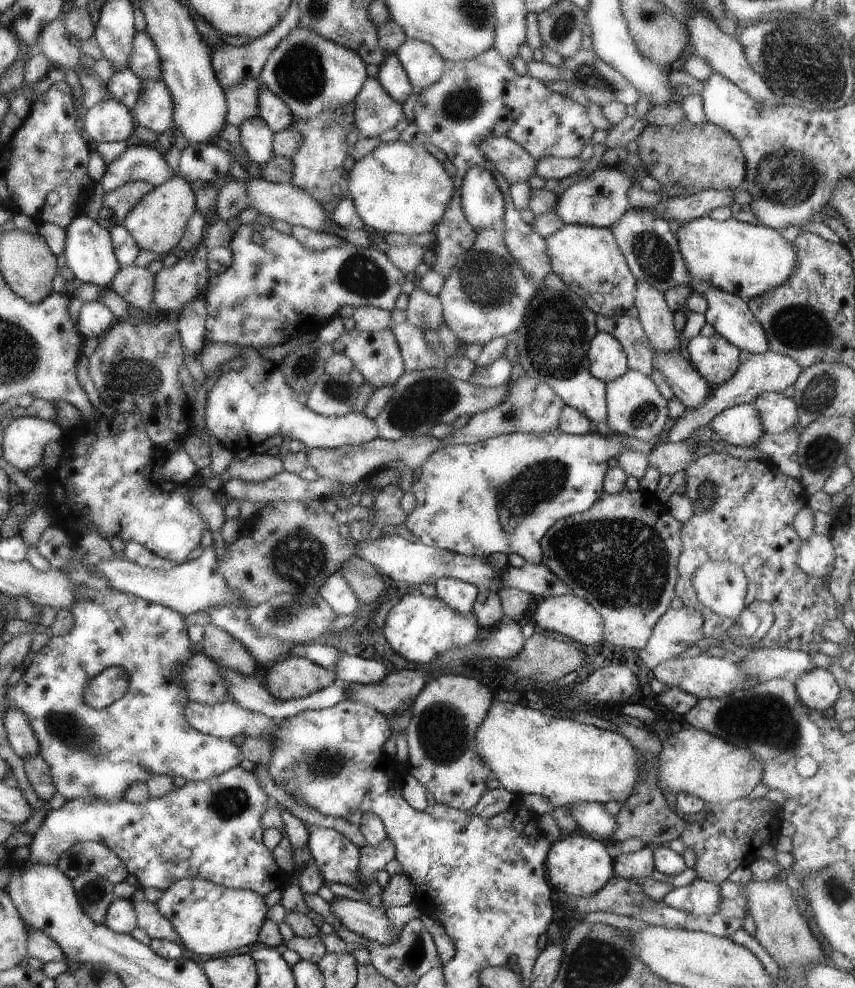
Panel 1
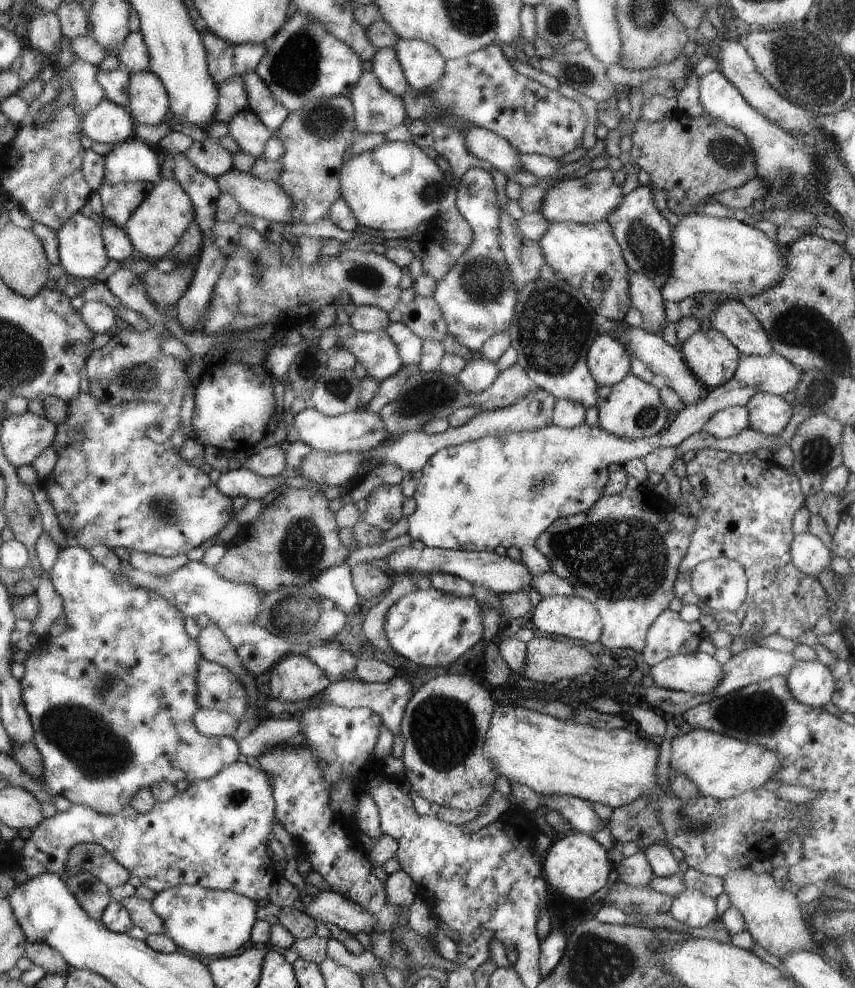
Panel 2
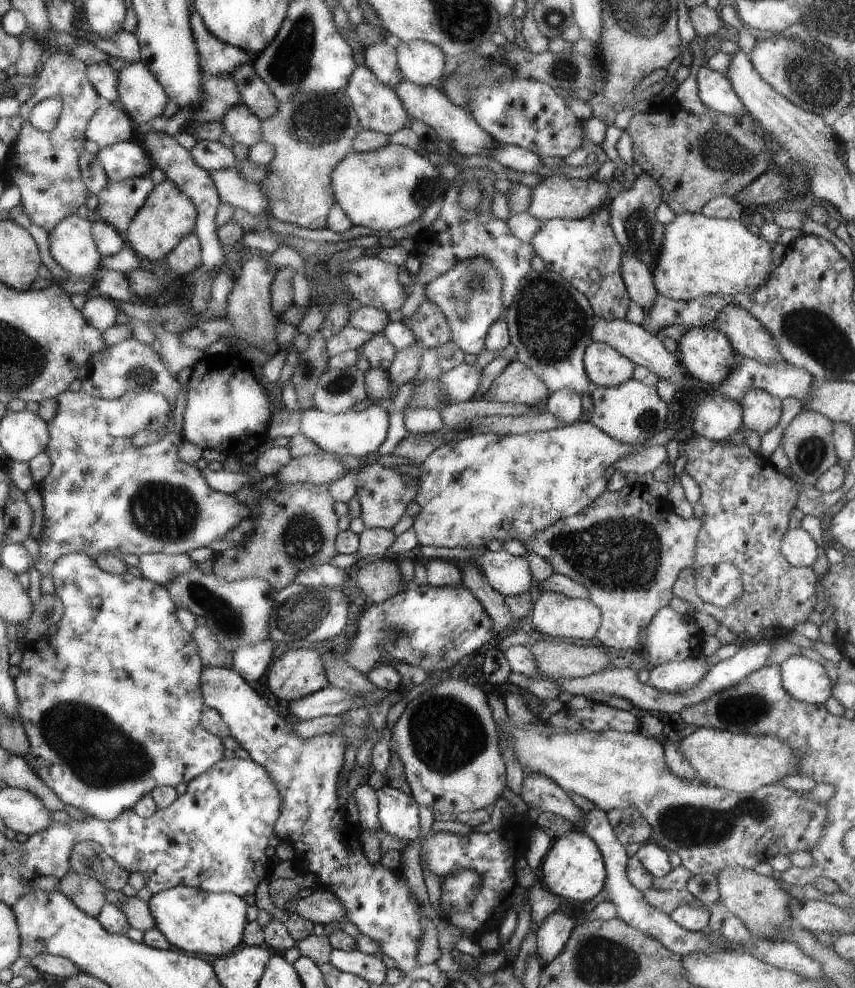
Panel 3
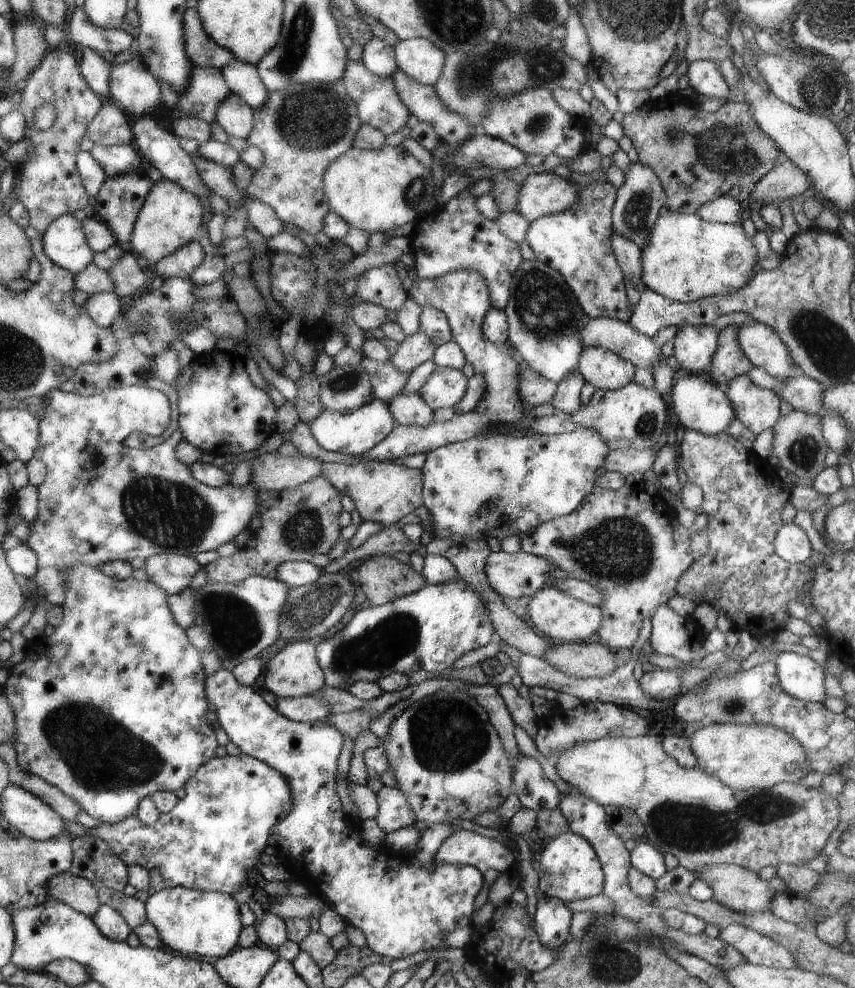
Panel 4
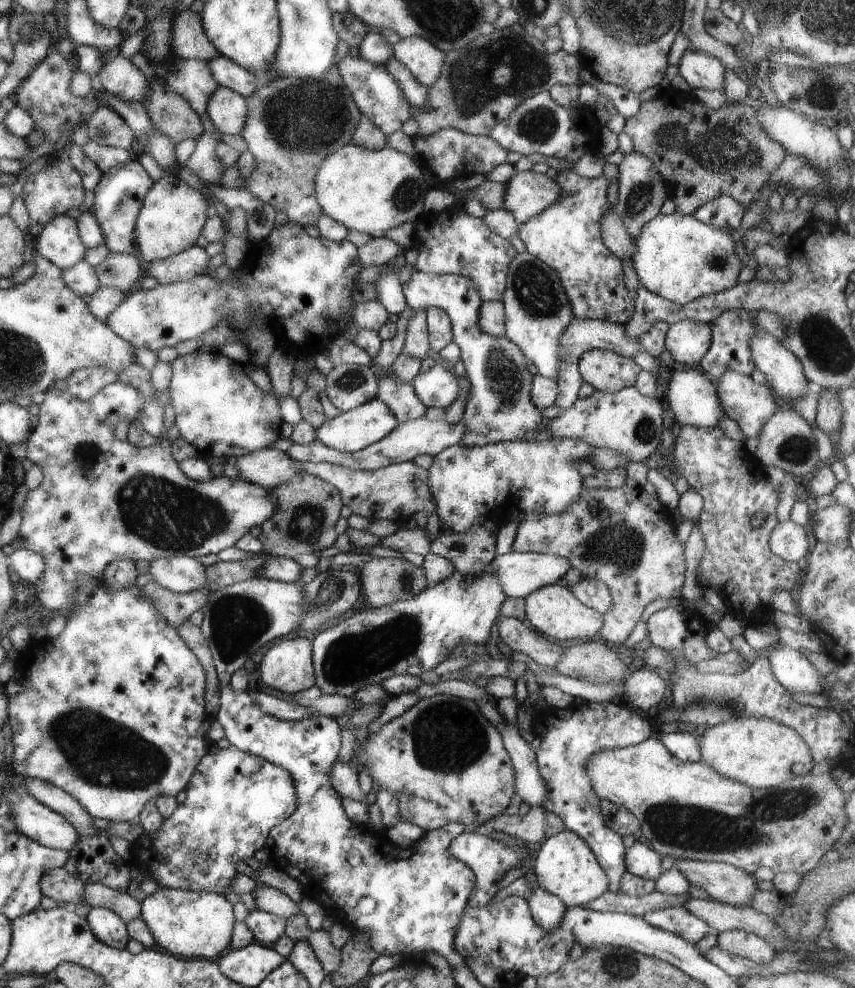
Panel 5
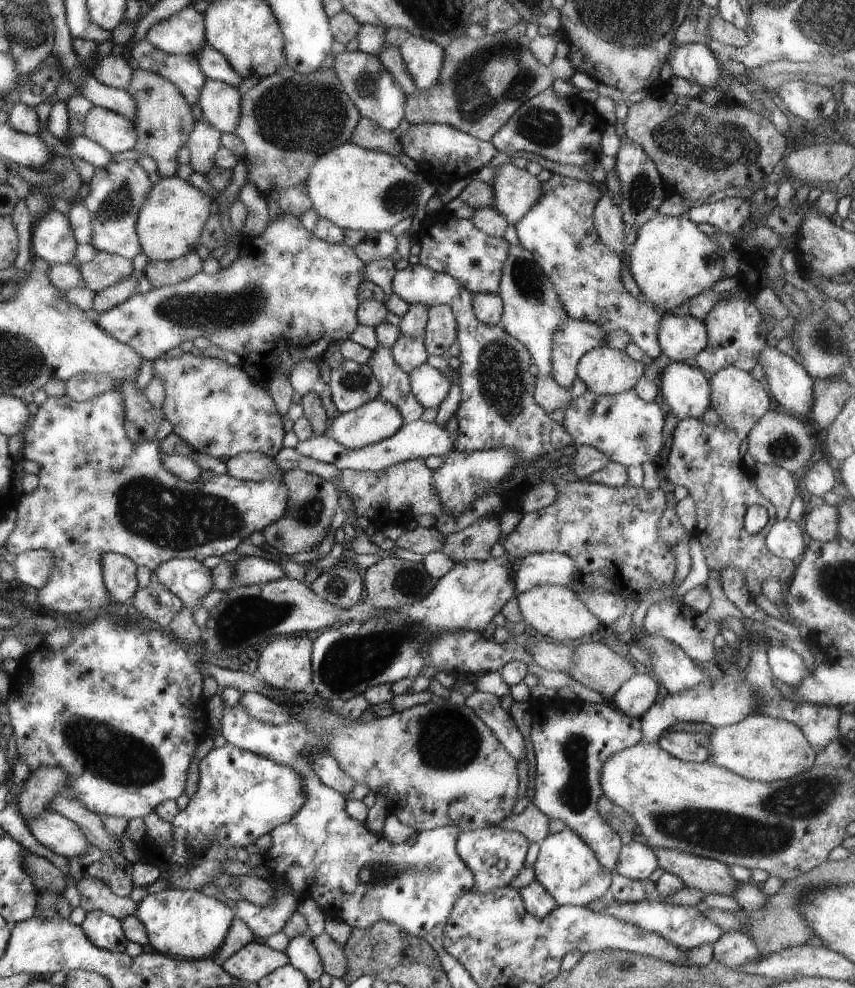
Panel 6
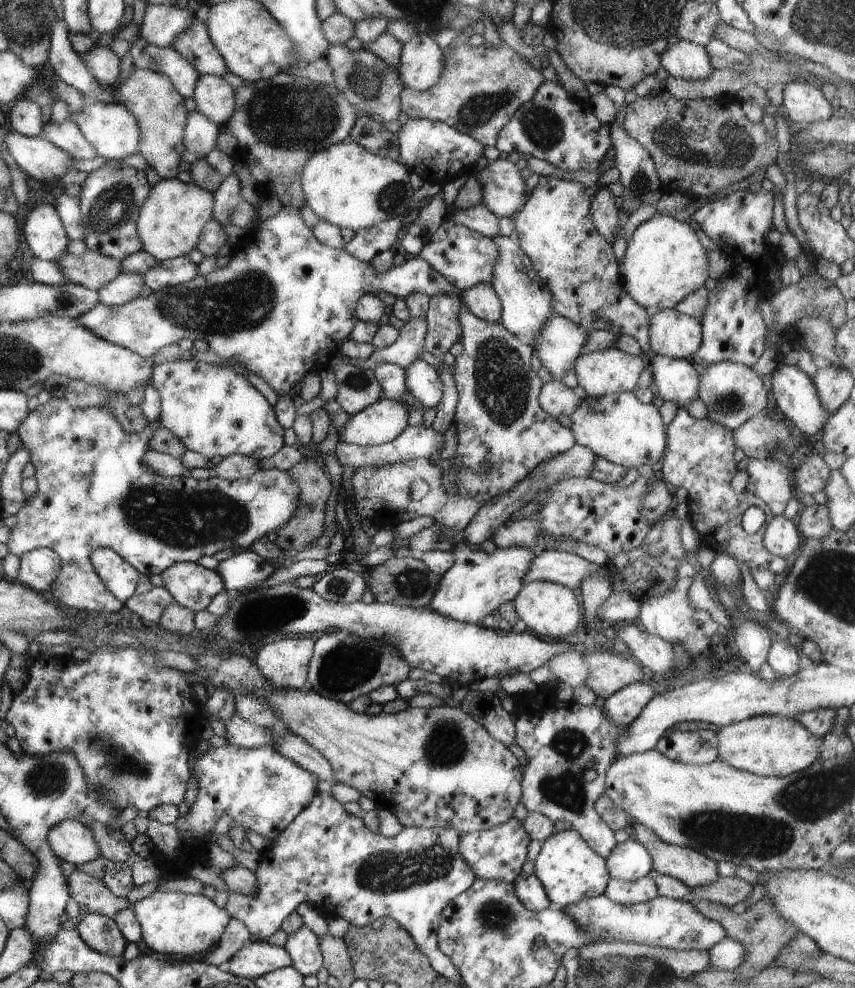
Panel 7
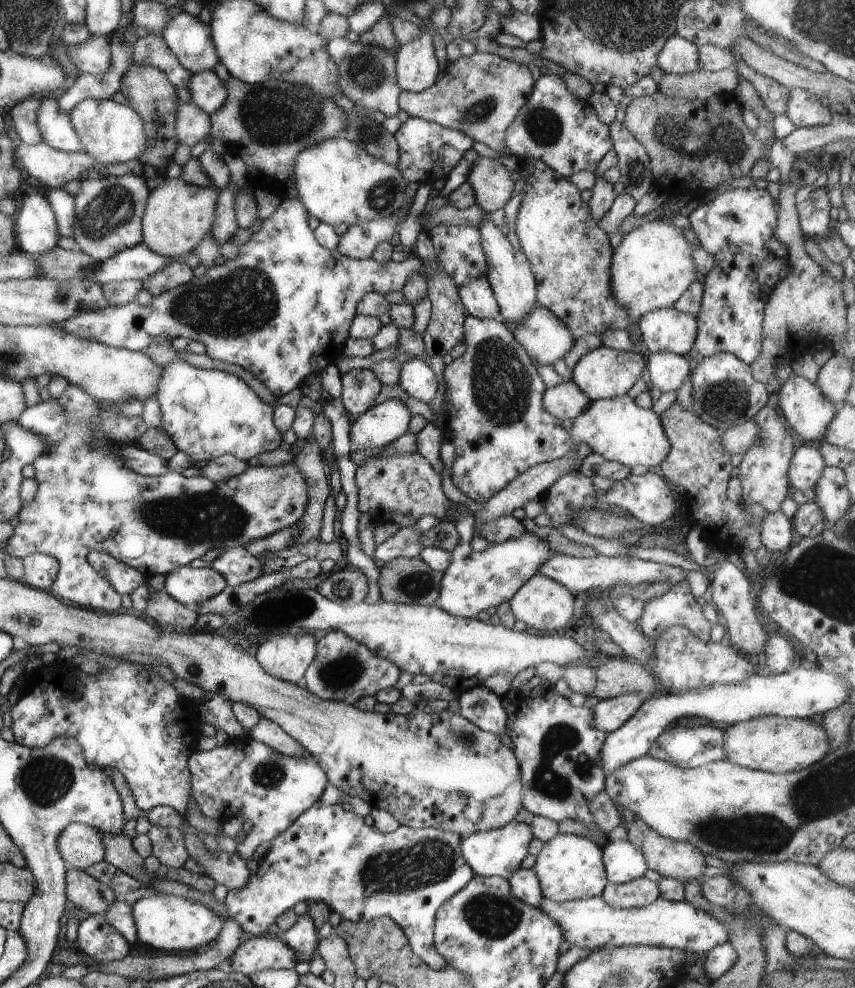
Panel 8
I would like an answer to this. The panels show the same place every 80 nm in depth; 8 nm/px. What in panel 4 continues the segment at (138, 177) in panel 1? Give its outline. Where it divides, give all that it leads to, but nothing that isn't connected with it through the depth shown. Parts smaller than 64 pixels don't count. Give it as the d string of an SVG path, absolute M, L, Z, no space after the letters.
M94 144L89 153L101 164L108 177L140 170L142 160L138 156L138 150L130 144L111 147Z

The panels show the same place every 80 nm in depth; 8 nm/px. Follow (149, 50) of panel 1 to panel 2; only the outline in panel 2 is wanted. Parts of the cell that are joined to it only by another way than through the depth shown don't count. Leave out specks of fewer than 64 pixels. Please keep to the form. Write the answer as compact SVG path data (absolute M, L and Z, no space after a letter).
M131 33L108 54L116 55L129 72L150 71L146 43L140 33Z

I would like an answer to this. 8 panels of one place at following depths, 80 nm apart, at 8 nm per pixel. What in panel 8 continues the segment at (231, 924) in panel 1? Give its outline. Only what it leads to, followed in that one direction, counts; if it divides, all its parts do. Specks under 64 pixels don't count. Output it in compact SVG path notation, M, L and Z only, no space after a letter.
M156 893L149 898L144 896L144 898L137 900L131 906L131 915L134 919L137 939L142 944L148 944L150 948L162 950L162 952L188 952L188 950L196 950L196 948L202 950L204 945L210 945L218 938L218 933L225 921L206 905L174 895L165 895L164 893Z

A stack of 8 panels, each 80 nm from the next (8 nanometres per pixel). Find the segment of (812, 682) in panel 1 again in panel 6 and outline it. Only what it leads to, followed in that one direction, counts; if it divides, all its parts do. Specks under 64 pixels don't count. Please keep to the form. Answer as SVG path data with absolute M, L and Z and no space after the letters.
M788 646L768 647L767 660L773 679L794 688L800 686L808 672L812 670L805 666L802 657Z

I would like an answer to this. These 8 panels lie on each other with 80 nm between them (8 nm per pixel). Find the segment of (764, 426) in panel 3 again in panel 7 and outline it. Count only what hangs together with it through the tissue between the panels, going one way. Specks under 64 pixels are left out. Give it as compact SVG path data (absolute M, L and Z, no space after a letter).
M722 360L720 364L711 364L700 370L698 396L708 409L708 419L731 431L746 424L752 416L760 414L768 404L768 386L763 377L758 376L753 368Z

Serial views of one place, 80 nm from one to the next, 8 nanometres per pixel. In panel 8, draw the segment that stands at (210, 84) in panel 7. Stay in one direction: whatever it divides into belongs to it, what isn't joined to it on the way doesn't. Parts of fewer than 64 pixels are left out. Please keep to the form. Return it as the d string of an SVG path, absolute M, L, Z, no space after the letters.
M212 69L194 73L187 82L187 87L192 101L208 114L216 112L226 100L224 81Z

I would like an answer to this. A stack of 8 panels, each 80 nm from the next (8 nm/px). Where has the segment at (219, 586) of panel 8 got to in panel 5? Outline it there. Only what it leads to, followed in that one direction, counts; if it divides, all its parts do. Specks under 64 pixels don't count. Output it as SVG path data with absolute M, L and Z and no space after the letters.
M162 558L150 563L152 580L162 588L186 594L207 586L206 569L197 558Z

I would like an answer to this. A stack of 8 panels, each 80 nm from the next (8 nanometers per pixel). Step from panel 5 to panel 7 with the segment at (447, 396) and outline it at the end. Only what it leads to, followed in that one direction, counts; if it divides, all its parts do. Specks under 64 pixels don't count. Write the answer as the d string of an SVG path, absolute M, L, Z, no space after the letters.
M416 359L405 369L405 387L426 408L435 408L443 395L439 373L426 361Z

